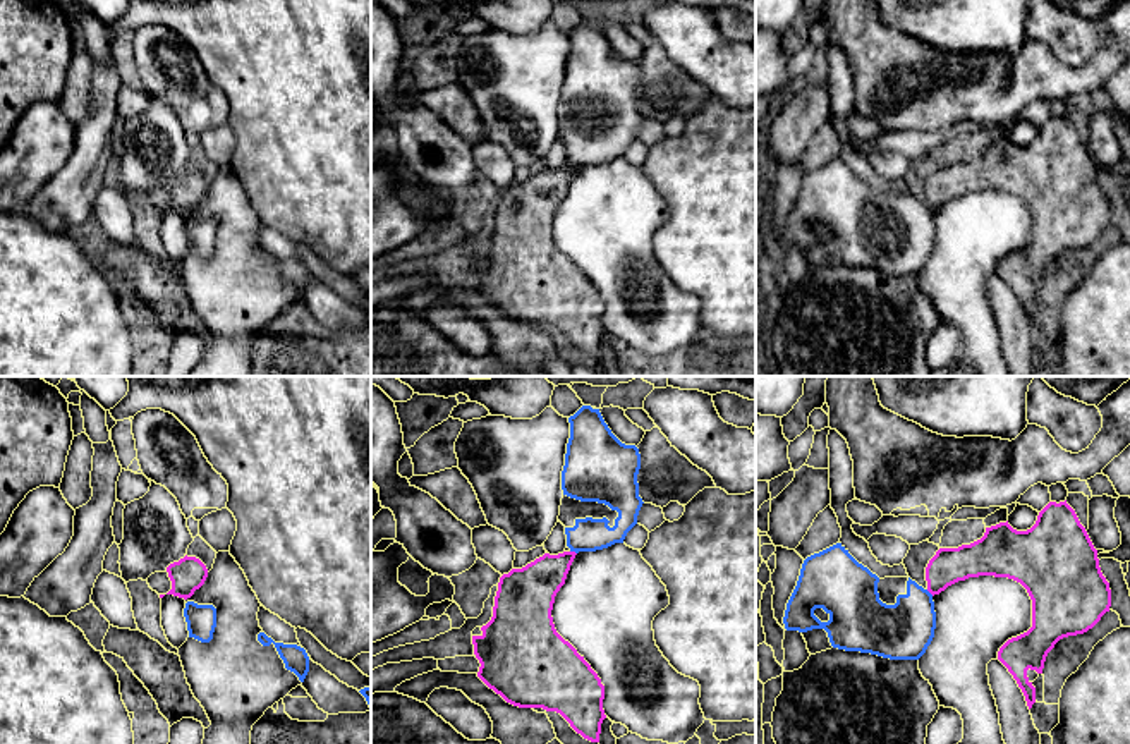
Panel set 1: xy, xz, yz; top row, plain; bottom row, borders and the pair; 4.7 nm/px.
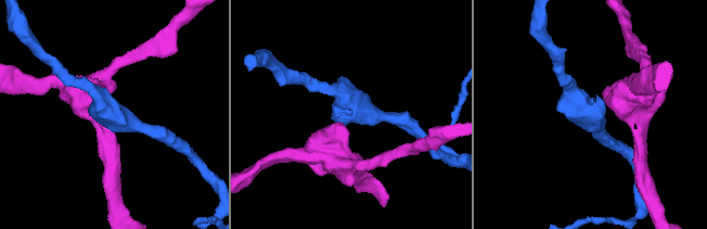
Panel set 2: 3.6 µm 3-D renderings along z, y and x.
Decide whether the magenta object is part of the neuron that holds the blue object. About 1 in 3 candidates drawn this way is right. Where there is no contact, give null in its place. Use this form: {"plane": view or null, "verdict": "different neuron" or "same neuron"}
{"plane": "xz", "verdict": "different neuron"}

